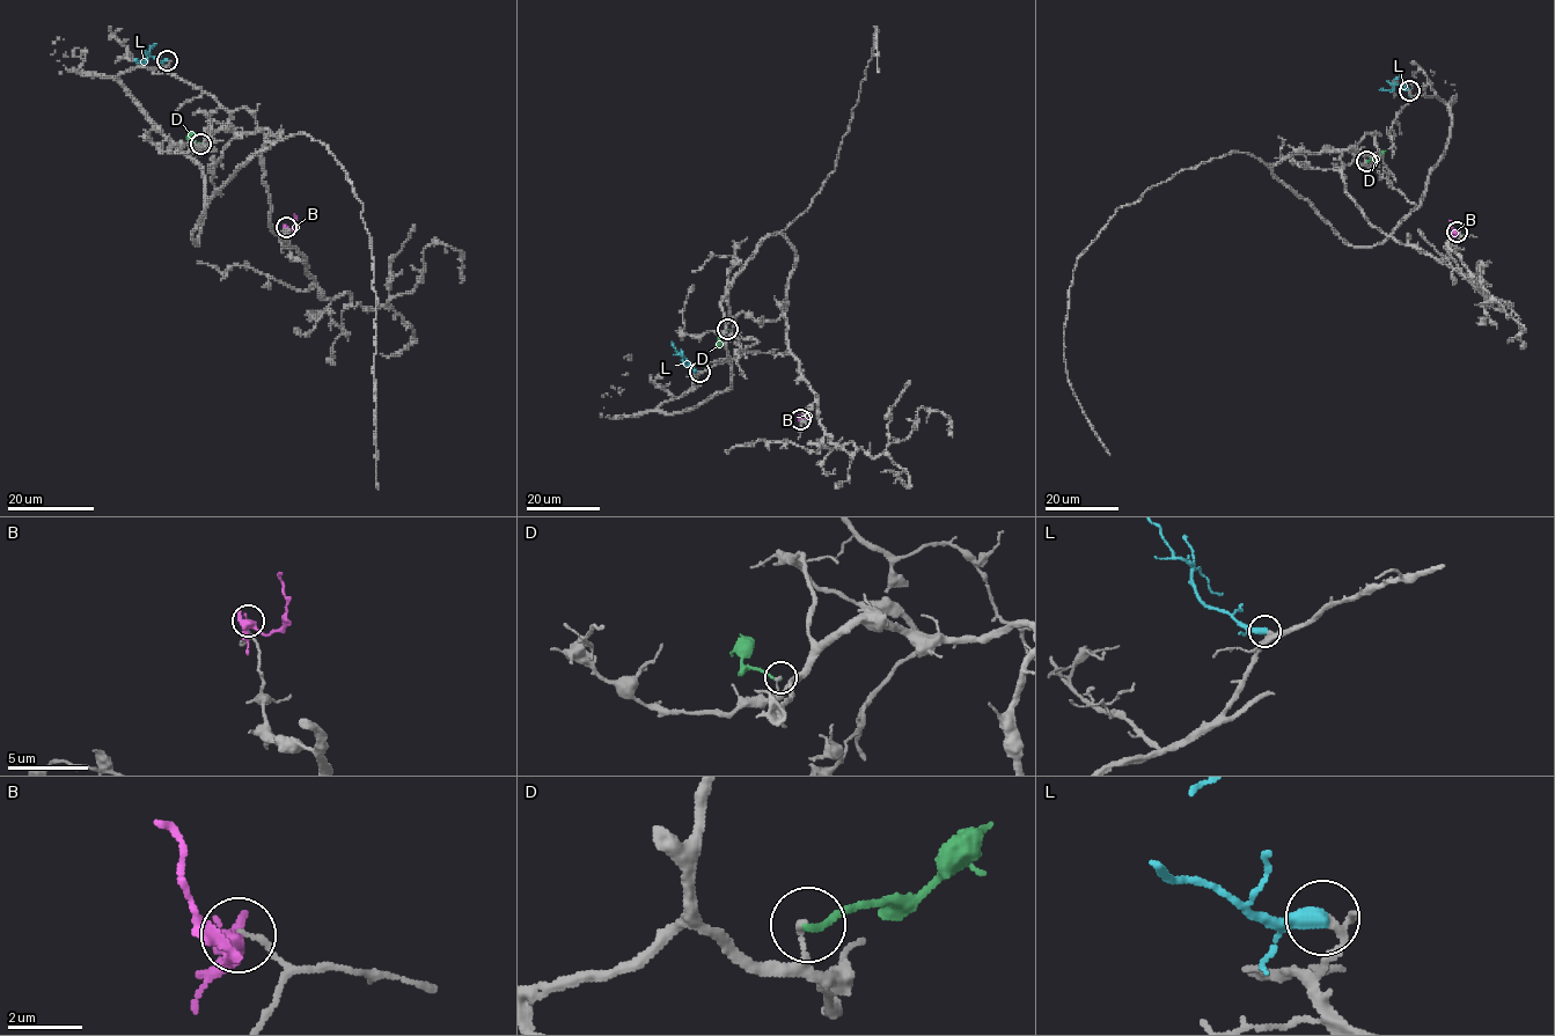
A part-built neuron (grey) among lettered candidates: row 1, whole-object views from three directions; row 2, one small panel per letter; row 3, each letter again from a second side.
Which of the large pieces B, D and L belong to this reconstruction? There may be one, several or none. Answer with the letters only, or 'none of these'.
L

